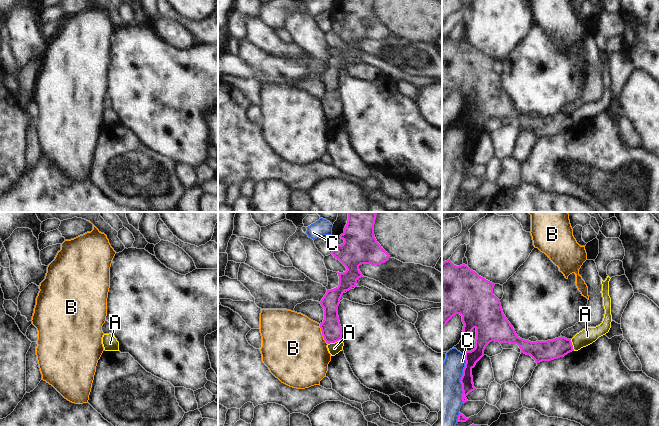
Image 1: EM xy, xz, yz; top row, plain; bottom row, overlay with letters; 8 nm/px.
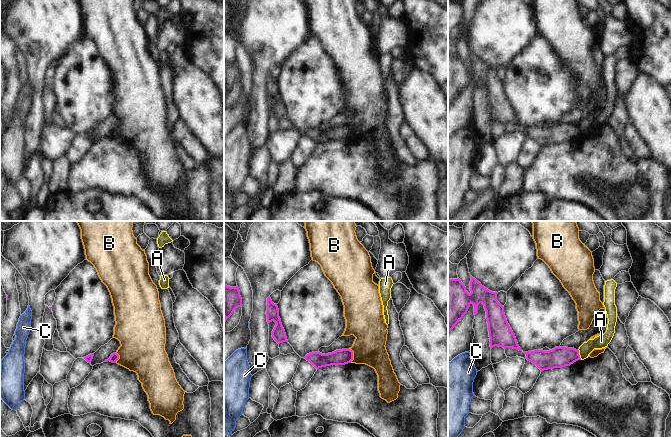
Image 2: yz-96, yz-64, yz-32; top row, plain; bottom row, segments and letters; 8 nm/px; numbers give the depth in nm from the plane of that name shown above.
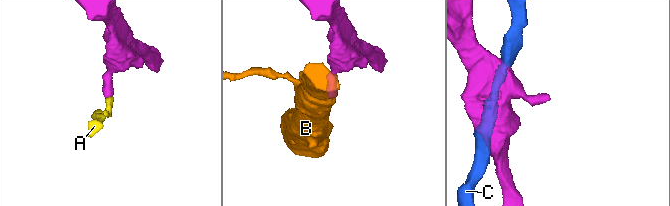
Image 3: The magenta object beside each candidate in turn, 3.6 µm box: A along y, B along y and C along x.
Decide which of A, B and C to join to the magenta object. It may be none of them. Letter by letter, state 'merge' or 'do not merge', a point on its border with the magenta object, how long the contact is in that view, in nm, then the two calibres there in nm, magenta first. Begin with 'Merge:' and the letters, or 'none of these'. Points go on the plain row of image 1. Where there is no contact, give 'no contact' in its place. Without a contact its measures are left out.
Merge: none of these
A: do not merge | xz (334, 118) | 110 nm | 160/100 nm
B: do not merge | xz (322, 110) | 180 nm | 160/500 nm
C: do not merge | yz (460, 155) | 400 nm | 110/320 nm

